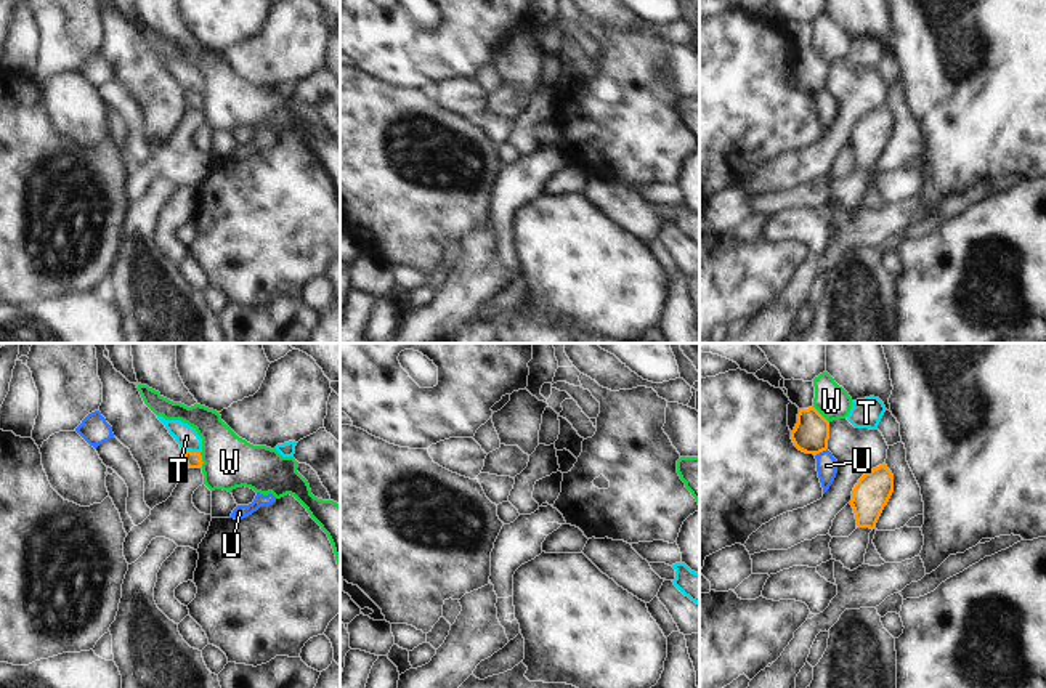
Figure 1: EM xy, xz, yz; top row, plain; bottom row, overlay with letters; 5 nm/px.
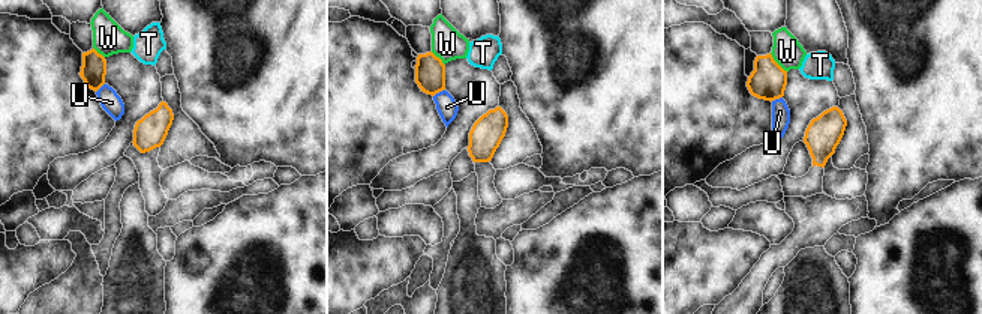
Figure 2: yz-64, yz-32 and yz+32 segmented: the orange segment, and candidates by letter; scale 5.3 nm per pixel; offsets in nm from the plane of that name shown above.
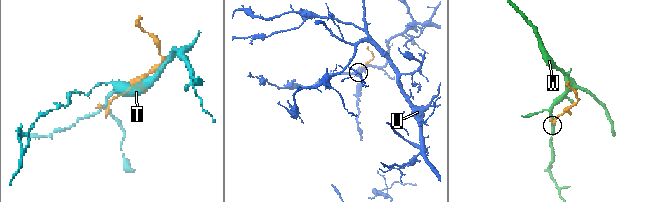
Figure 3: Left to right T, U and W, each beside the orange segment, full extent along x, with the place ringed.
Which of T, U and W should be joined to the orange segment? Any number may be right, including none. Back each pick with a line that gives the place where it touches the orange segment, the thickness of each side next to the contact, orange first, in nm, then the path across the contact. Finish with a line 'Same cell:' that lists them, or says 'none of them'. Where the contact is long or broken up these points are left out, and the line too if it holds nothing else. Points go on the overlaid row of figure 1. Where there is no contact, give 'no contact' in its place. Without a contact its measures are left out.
Same cell: none of them

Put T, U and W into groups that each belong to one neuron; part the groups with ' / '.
T / U / W

